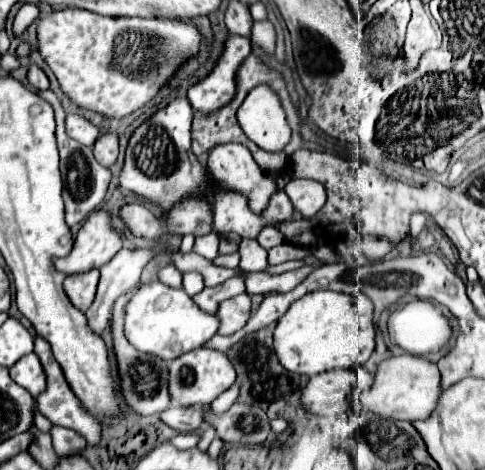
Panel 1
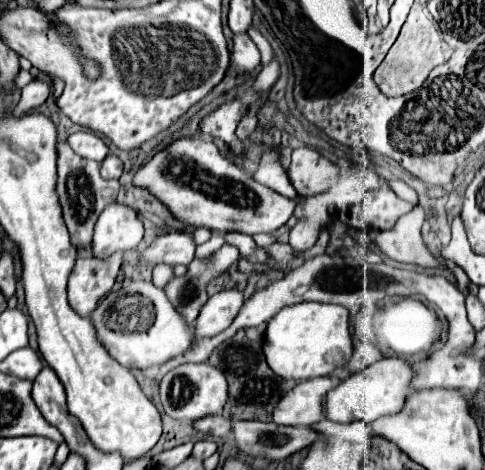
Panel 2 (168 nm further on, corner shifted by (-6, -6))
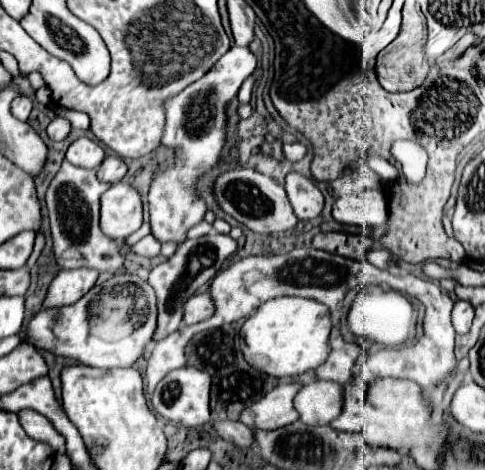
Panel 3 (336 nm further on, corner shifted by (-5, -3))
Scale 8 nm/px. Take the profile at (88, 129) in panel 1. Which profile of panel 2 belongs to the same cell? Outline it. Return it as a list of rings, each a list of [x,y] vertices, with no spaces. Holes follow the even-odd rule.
[[[76,132],[76,134],[70,134],[68,136],[68,144],[70,148],[78,154],[78,156],[84,156],[88,160],[96,160],[96,162],[102,162],[108,154],[108,146],[92,132]]]

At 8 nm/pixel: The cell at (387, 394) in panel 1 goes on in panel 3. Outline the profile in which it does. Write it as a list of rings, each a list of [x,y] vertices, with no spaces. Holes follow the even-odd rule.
[[[313,381],[295,397],[295,409],[307,425],[329,425],[343,411],[343,383]]]

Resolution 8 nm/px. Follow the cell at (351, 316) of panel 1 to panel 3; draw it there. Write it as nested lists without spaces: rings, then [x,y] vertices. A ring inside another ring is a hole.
[[[277,297],[263,303],[243,323],[243,355],[253,369],[259,369],[267,375],[295,377],[309,369],[317,369],[329,357],[331,331],[333,321],[327,305],[303,297]]]

